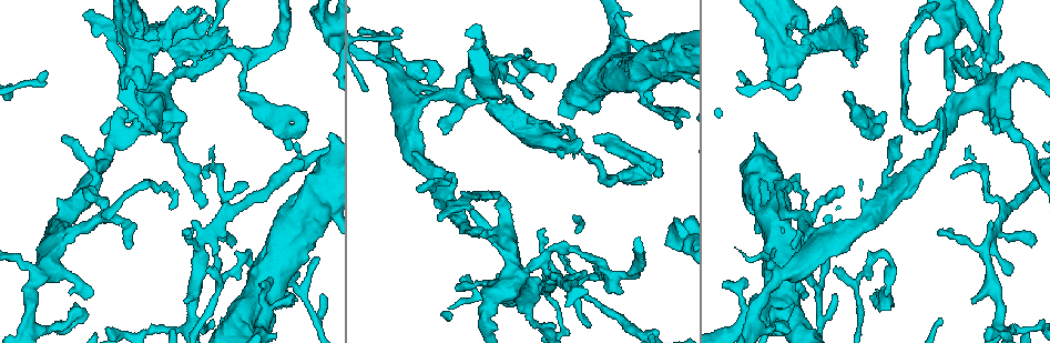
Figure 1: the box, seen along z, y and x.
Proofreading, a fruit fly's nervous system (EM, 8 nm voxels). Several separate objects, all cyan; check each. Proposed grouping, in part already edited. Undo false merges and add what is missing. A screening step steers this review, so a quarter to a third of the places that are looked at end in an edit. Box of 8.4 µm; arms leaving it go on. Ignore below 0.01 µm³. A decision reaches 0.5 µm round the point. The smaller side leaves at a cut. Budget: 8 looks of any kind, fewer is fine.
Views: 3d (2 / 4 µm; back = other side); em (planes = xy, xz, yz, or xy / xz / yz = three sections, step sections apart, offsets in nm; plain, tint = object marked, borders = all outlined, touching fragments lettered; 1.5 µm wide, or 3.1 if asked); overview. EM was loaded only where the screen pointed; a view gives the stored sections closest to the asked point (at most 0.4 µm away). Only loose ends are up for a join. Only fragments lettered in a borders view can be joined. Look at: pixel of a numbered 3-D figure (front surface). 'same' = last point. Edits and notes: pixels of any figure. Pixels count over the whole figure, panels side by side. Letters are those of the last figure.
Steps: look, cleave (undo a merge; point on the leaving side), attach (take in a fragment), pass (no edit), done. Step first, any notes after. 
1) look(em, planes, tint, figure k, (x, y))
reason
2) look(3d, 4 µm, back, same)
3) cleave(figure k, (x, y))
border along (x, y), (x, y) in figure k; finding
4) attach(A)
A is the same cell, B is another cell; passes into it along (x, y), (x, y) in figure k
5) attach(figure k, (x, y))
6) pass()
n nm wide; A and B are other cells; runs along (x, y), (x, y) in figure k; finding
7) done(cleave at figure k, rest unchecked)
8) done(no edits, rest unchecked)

look(em, planes, tint, figure 1, (796, 84))
tapers out

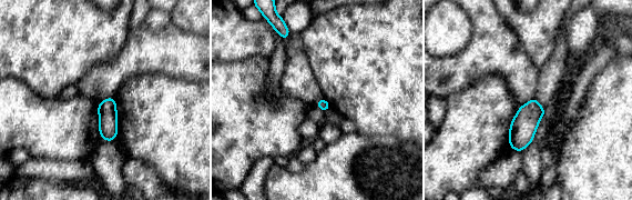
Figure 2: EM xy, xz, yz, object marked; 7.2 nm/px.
look(em, planes, borders, same)

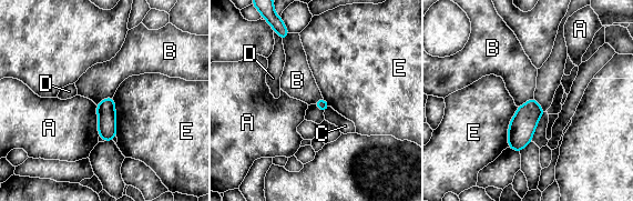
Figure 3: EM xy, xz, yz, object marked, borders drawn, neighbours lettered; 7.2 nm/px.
pass()
A, B, C, D and E are other cells; border along (112, 96), (103, 99), (97, 106) in figure 3; no lettered fragment goes on from it

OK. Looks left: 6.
look(3d, 4 µm, figure 1, (145, 39))
abrupt turn

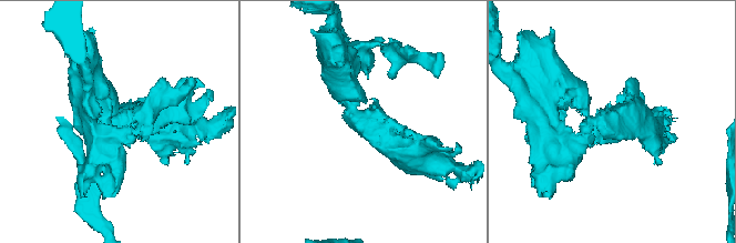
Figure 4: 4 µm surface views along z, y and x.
look(em, planes, borders, figure 4, (362, 122))
shape alone is not enough

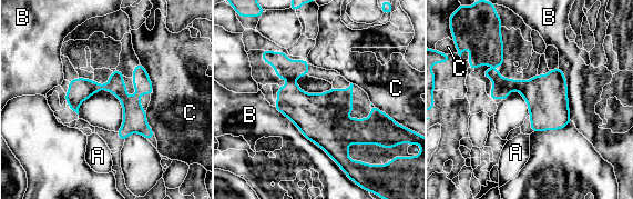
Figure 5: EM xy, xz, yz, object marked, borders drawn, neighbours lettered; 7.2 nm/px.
pass()
A, B and C are other cells; runs along (72, 83), (112, 87), (150, 136) in figure 5; continuous, no second neuron

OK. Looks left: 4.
look(em, planes, plain, figure 1, (939, 234))
free end

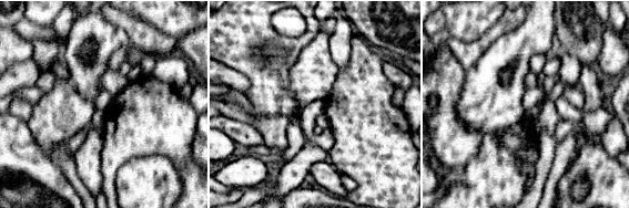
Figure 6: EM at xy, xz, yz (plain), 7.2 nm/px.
look(em, planes, tint, same)

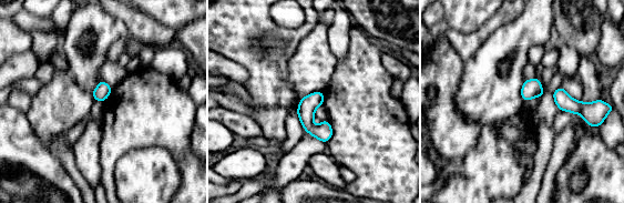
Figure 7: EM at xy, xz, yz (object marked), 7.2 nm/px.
look(em, planes, borders, same)

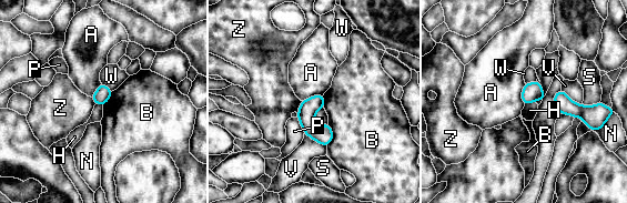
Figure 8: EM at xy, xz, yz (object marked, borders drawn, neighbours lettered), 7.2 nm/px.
pass()
A, B, H, N, P, S, V, W and Z are other cells; border along (535, 101), (525, 104) in figure 8; no lettered fragment goes on from it

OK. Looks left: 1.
done(no edits, rest unchecked)

